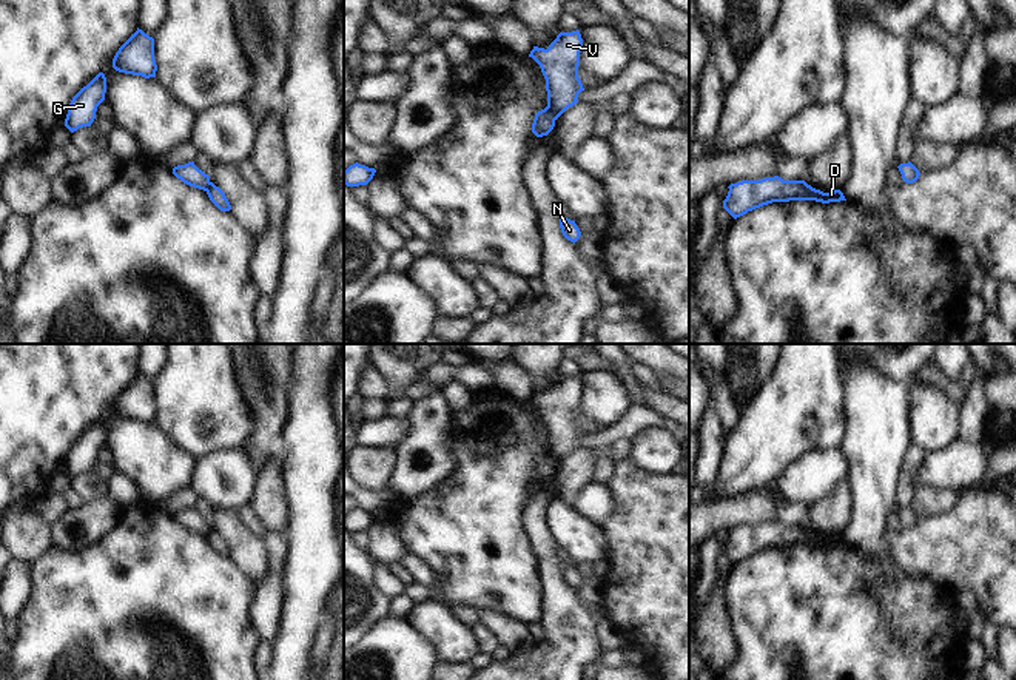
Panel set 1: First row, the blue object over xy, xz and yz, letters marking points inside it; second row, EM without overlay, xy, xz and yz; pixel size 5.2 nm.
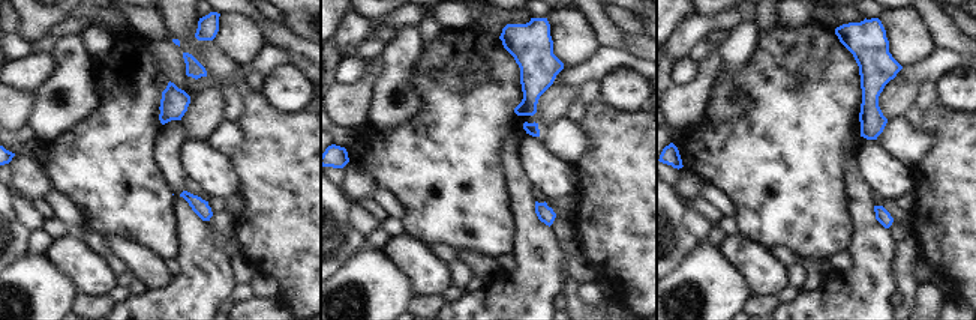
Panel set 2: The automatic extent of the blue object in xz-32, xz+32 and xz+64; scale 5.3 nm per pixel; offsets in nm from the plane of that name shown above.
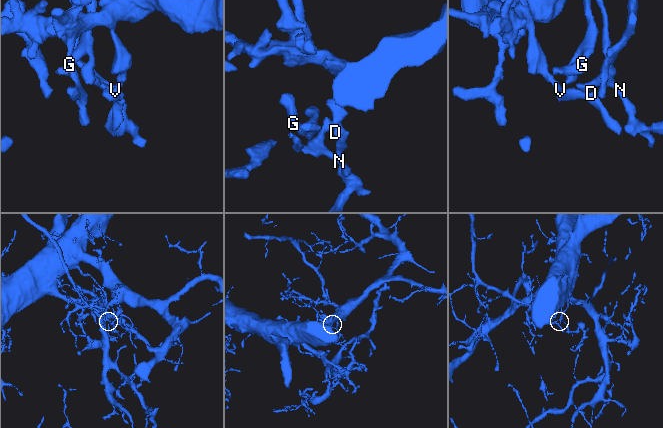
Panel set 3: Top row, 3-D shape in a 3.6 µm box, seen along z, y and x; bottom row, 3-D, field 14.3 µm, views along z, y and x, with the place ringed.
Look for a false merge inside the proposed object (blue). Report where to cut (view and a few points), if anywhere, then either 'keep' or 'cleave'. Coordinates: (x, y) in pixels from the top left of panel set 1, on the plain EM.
cut xz (546, 452), (555, 464); cleave

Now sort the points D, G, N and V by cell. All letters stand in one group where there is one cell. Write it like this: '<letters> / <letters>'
D G V / N

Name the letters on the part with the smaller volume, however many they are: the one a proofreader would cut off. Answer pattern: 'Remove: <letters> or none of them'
Remove: N.

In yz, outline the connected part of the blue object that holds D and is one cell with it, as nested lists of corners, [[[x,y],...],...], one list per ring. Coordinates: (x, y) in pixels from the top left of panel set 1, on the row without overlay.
[[[779,521],[731,529],[723,554],[734,563],[772,547],[816,546],[822,549],[846,546],[840,535],[823,538],[805,526],[783,526]]]

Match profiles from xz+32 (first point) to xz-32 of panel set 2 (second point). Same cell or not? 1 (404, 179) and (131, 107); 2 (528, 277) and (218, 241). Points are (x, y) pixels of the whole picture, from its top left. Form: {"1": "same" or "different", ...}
{"1": "same", "2": "different"}

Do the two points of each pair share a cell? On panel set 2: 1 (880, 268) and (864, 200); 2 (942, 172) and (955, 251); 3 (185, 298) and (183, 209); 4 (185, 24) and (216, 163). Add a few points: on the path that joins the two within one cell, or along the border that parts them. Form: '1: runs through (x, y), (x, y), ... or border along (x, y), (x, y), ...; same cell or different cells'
1: runs through (871, 251), (864, 217); same cell
2: runs through (955, 191), (955, 232); same cell
3: runs through (191, 275), (191, 232); same cell
4: border along (227, 156), (237, 178), (236, 191); different cells

